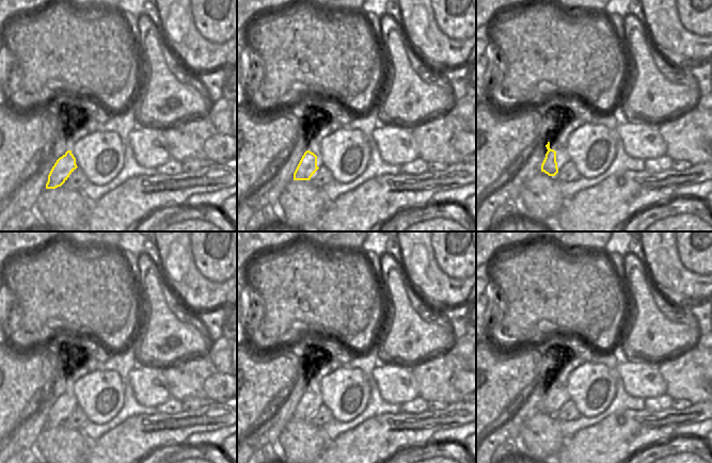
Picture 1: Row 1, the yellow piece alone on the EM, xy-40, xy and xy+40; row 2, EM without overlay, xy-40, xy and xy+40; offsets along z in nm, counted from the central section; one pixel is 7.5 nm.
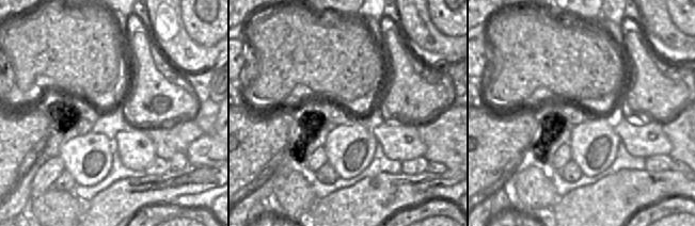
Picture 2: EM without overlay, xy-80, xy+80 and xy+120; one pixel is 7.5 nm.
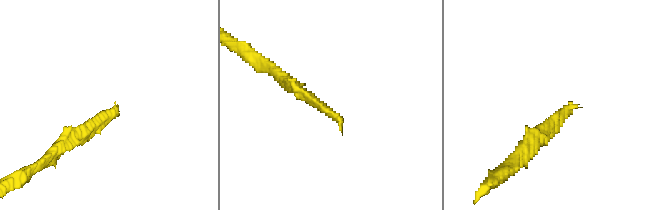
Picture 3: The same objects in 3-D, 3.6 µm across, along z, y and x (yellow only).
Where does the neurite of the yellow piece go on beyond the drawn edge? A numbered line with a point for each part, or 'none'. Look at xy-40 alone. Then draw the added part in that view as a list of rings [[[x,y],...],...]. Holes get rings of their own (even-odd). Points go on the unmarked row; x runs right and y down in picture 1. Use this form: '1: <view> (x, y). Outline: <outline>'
none

